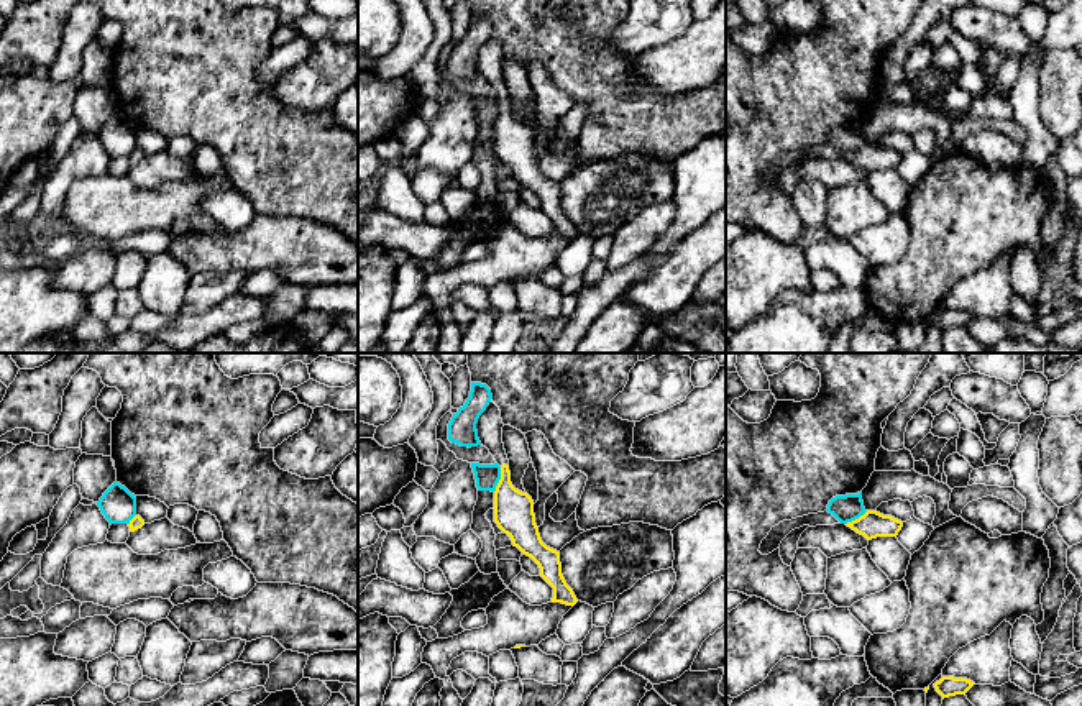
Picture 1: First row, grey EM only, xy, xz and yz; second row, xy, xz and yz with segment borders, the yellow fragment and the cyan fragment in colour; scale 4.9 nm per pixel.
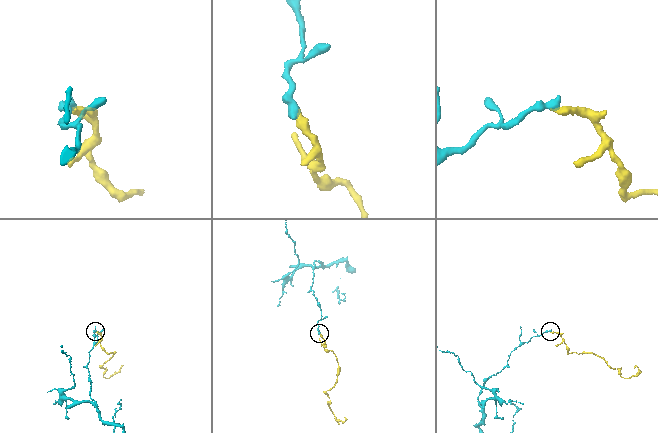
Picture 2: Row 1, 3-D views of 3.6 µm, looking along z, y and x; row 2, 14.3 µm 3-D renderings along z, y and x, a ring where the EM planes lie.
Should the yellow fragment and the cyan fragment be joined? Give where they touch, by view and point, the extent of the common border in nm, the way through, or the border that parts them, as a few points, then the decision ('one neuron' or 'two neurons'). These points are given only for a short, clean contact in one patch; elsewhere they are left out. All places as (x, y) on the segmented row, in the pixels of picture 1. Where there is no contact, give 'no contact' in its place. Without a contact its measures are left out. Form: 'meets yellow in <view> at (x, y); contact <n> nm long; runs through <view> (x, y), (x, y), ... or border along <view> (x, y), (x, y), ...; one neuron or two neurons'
meets yellow in xz at (499, 480); contact 130 nm long; border along xz (501, 467), (501, 476), (493, 491); two neurons

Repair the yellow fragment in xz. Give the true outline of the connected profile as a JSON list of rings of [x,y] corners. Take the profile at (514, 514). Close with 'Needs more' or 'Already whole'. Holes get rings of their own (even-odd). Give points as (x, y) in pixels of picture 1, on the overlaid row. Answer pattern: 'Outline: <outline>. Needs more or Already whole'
Outline: [[[491,401],[479,415],[476,430],[481,445],[489,450],[501,466],[501,479],[494,491],[494,522],[511,537],[514,547],[539,565],[540,576],[553,588],[552,603],[575,606],[578,599],[562,575],[560,552],[547,547],[540,539],[532,497],[511,483],[502,427],[501,410]]]. Needs more

